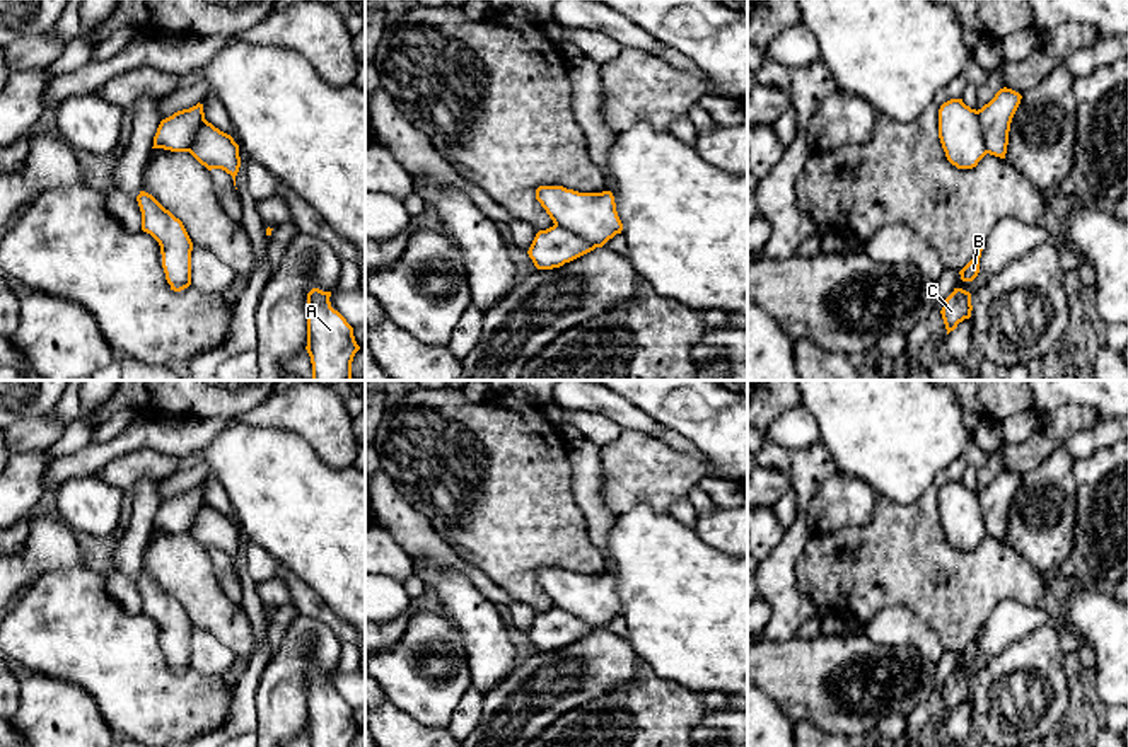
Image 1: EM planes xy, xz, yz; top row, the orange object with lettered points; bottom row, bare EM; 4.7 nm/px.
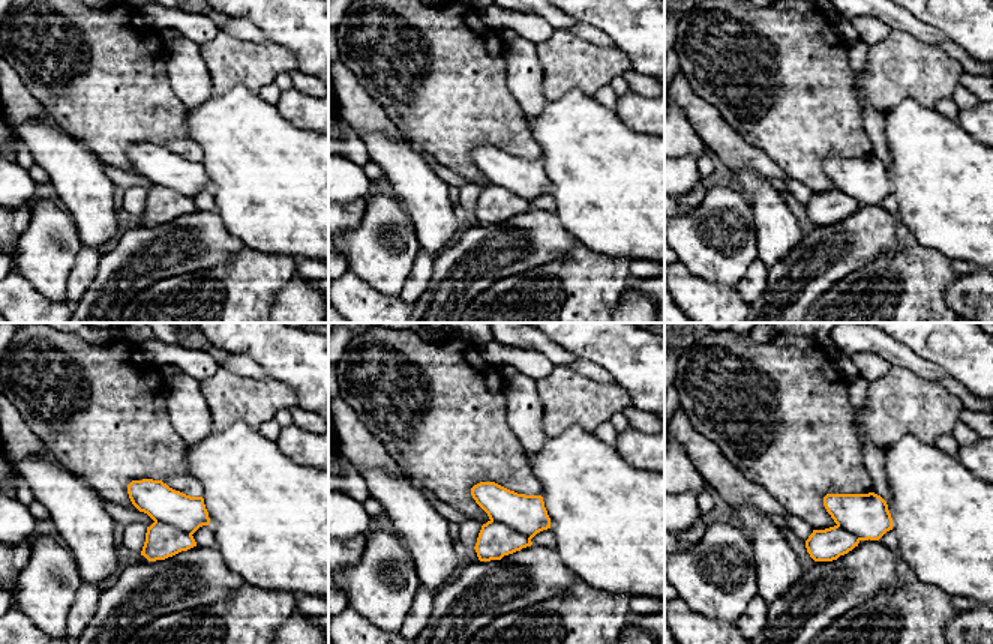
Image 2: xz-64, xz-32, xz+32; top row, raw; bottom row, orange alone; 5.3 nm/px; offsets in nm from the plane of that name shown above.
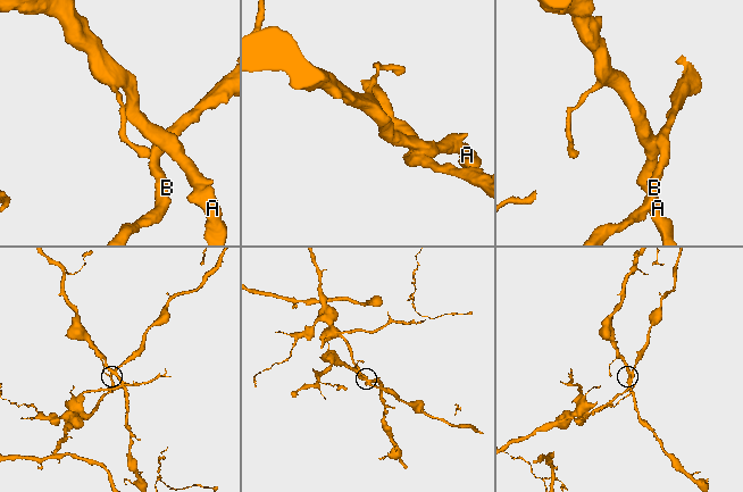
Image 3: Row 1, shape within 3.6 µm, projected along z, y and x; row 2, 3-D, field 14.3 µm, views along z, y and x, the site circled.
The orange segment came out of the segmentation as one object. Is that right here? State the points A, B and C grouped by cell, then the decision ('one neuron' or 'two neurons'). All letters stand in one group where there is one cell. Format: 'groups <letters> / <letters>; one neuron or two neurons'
groups A / B C; two neurons

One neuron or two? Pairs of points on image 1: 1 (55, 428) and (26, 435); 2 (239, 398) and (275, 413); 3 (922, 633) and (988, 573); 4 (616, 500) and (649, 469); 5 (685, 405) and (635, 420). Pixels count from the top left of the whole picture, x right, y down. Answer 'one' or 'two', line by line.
1: one
2: two
3: two
4: one
5: two

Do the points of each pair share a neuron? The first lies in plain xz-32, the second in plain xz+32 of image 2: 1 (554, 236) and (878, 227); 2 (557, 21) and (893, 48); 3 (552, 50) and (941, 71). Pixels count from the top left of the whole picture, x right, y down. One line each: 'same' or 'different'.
1: same
2: different
3: same

